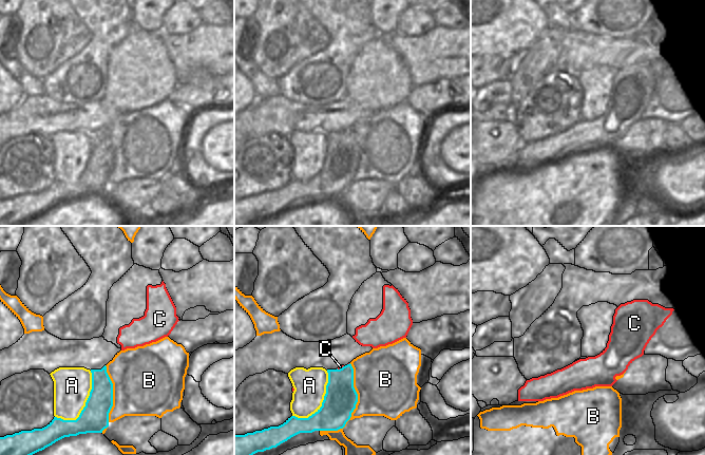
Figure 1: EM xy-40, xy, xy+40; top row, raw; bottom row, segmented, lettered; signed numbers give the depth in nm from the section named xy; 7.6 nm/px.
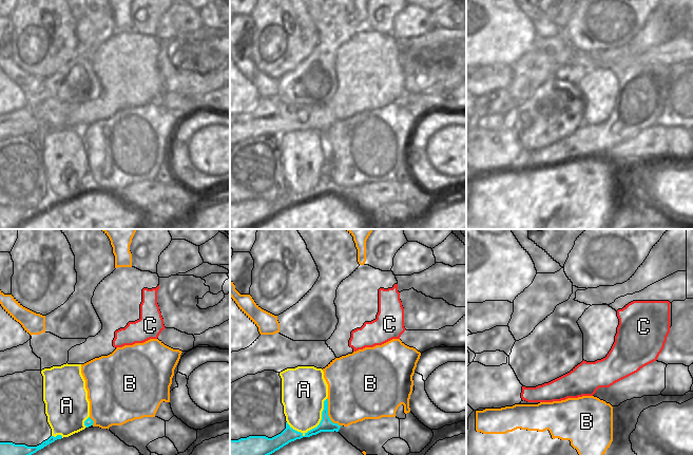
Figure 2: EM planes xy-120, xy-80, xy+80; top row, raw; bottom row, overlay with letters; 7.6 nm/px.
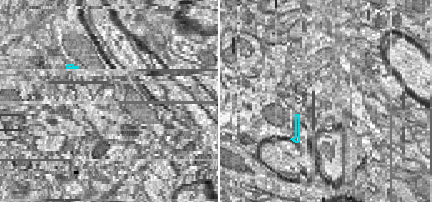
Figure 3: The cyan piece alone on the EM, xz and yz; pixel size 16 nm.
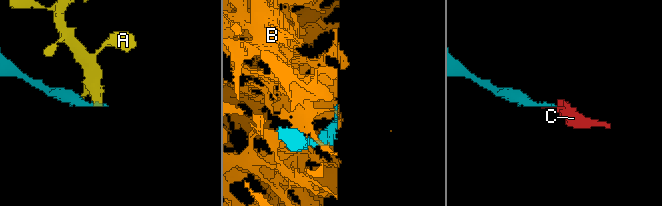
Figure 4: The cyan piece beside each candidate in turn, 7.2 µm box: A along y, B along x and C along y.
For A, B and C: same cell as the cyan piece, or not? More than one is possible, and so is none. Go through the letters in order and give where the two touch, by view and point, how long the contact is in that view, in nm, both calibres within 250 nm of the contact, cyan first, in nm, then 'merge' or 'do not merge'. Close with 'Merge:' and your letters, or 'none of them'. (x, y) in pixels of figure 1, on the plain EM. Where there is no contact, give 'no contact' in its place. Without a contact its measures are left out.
A: contact xy-40 (86, 169); length 460 nm; calibres 220 and 280 nm; do not merge
B: contact xy (355, 170); length 550 nm; calibres 240 and 400 nm; do not merge
C: contact xy (340, 132); length 60 nm; calibres 240 and 20 nm; merge
Merge: C

